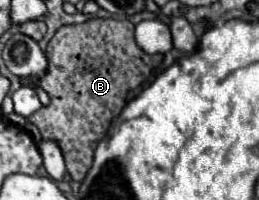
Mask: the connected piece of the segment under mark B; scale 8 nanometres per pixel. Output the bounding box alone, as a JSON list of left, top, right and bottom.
[28,18,162,182]

